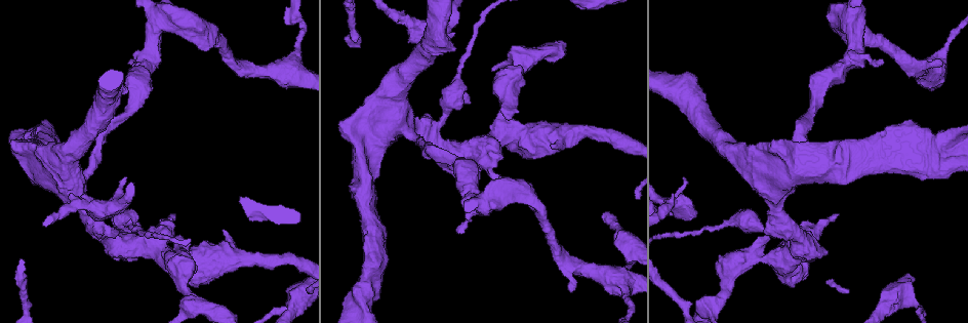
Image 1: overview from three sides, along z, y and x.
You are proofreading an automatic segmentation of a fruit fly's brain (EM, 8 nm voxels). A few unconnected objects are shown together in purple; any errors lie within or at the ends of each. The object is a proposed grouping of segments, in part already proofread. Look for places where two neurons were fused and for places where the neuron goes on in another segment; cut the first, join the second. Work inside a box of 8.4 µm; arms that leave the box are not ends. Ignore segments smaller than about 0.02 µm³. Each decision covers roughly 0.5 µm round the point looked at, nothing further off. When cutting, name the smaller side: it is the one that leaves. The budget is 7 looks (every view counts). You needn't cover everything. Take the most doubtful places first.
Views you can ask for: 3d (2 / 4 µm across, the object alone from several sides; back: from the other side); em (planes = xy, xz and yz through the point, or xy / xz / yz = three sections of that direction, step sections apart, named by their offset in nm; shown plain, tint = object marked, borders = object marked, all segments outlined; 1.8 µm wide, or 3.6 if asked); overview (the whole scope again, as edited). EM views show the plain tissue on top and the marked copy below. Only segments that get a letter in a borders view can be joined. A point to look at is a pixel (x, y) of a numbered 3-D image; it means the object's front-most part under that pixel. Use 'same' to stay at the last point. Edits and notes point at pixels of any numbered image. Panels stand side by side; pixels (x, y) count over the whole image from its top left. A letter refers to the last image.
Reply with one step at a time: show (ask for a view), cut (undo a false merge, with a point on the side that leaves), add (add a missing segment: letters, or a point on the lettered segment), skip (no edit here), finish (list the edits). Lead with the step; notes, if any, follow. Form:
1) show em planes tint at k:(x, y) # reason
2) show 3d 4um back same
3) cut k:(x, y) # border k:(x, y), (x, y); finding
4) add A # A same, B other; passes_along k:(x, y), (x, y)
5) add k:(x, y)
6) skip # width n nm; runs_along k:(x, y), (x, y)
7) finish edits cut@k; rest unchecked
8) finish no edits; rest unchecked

show 3d 4um back at 1:(454, 32)

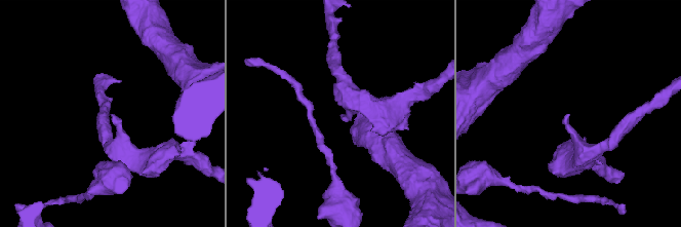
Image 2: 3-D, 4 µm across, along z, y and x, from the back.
show em planes borders at 2:(569, 114)

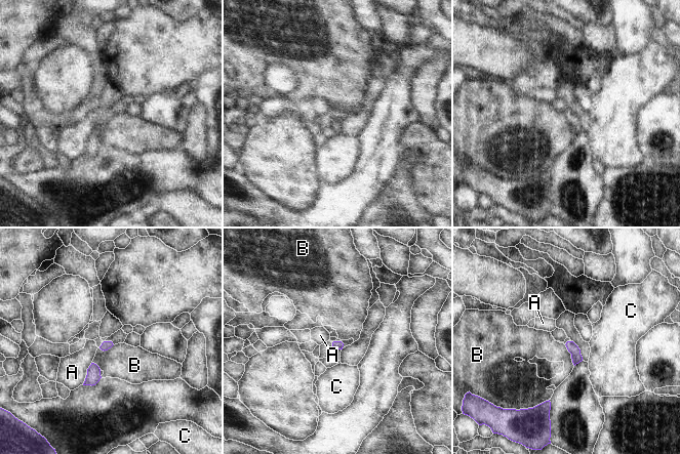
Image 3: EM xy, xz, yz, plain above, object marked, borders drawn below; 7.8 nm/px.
skip # A other, B other, C other; border 3:(564, 344), (574, 365); no lettered segment goes on from it

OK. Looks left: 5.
show em 3.6um planes borders at 1:(482, 154) # thick turns thin

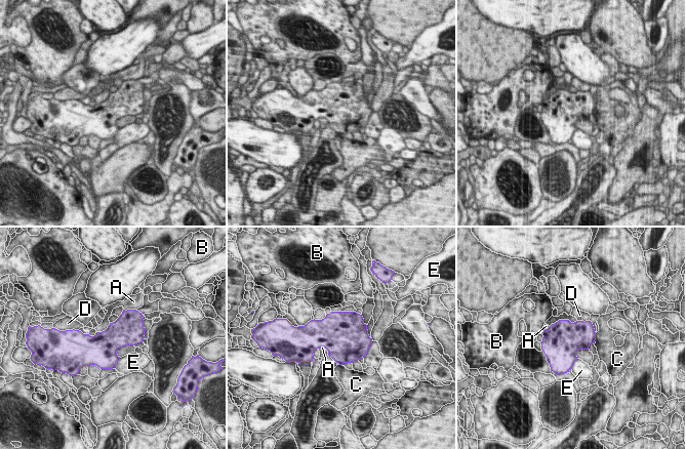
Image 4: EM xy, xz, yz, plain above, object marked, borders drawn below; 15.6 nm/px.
skip # width 440 nm; A other, B other, C other, D other, E other; border 4:(110, 323), (104, 330), (96, 332); one neuron here

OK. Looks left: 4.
show 3d 4um at 1:(376, 248) # thick end

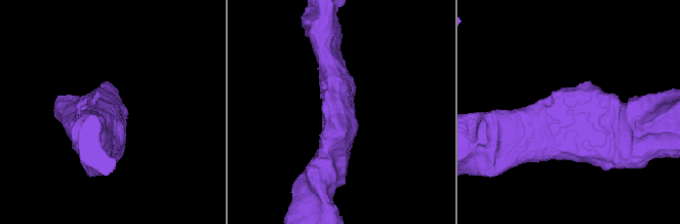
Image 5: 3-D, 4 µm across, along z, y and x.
show em 3.6um xz step 16 borders at 5:(342, 107) # arm_widths 400, 550 nm; shape alone is not enough

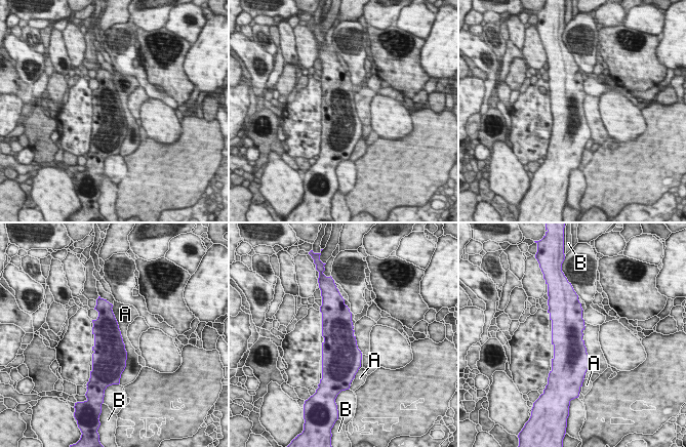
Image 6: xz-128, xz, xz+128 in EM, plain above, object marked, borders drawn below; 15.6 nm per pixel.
show em 3.6um planes borders same

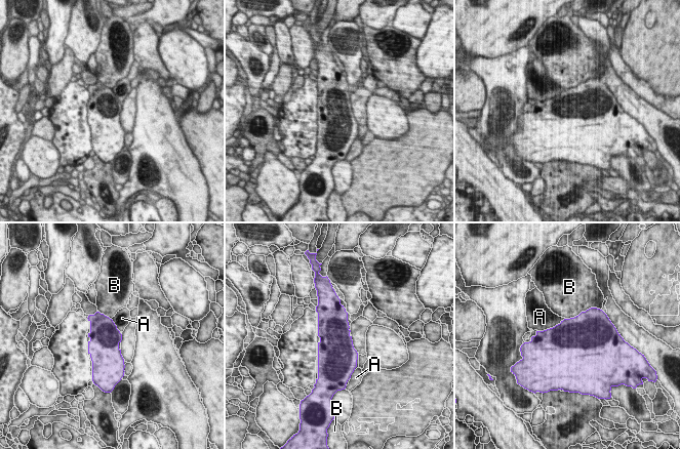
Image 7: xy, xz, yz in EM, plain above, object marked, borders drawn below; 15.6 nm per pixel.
skip # A other, B other; none of them fits

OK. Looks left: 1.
finish no edits; rest unchecked

